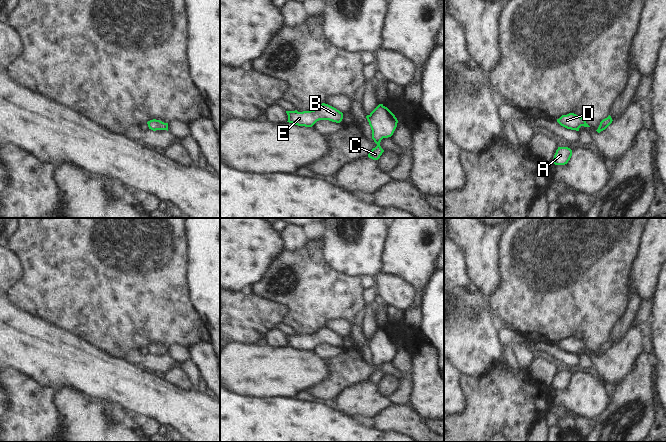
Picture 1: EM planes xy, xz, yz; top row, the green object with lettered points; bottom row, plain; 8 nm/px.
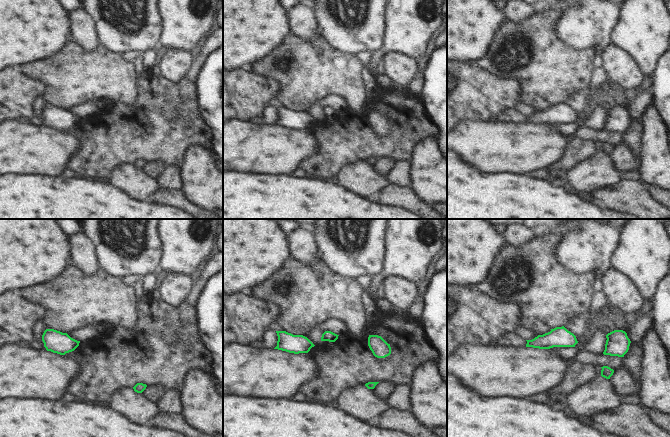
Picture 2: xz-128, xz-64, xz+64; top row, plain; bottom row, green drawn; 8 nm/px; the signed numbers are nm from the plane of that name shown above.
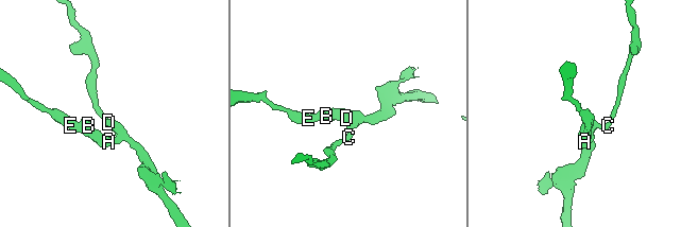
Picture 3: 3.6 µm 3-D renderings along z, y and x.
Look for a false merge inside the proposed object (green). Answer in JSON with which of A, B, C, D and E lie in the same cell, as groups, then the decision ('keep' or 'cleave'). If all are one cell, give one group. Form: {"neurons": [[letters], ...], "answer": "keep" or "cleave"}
{"neurons": [["A", "B", "C", "D", "E"]], "answer": "keep"}

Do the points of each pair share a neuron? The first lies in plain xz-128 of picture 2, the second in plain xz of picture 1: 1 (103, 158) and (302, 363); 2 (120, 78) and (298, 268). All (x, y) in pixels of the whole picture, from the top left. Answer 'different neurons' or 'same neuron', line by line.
1: different neurons
2: same neuron

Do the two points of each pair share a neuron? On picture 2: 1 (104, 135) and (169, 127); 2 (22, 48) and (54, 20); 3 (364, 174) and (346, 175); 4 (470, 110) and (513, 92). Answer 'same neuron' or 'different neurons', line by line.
1: same neuron
2: same neuron
3: same neuron
4: same neuron

